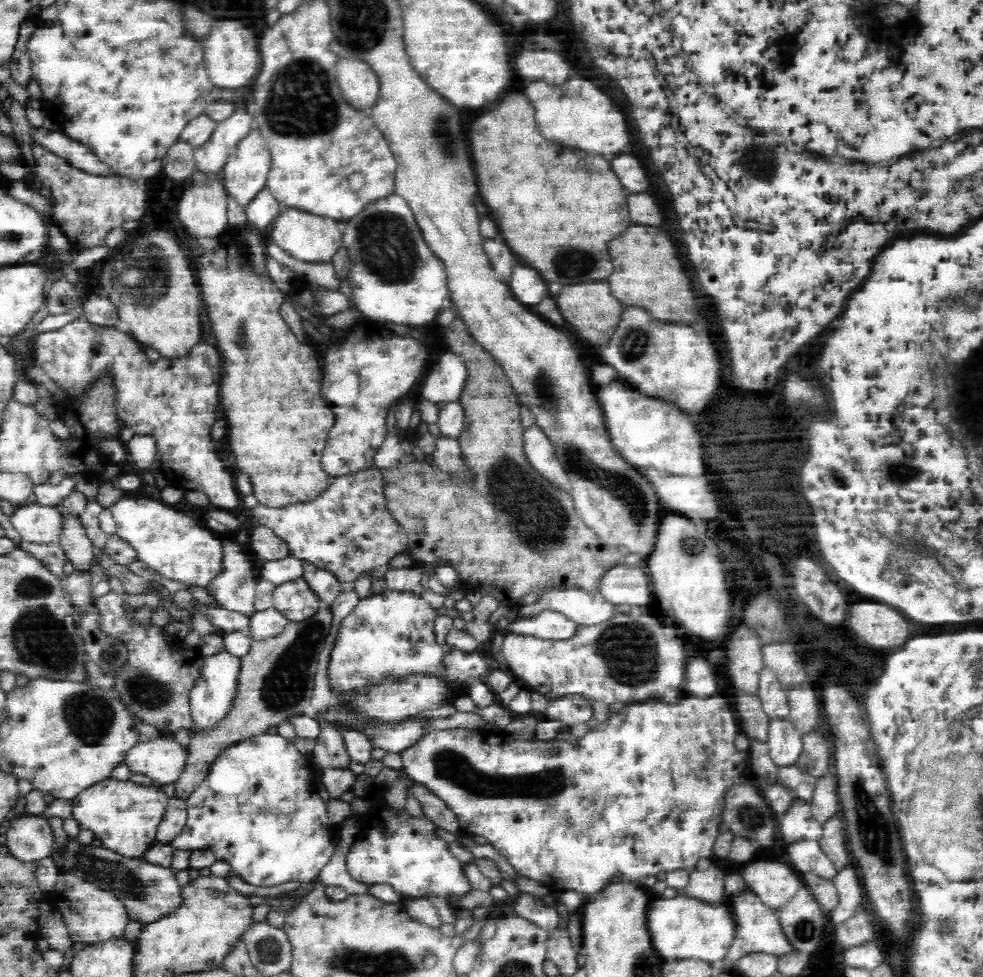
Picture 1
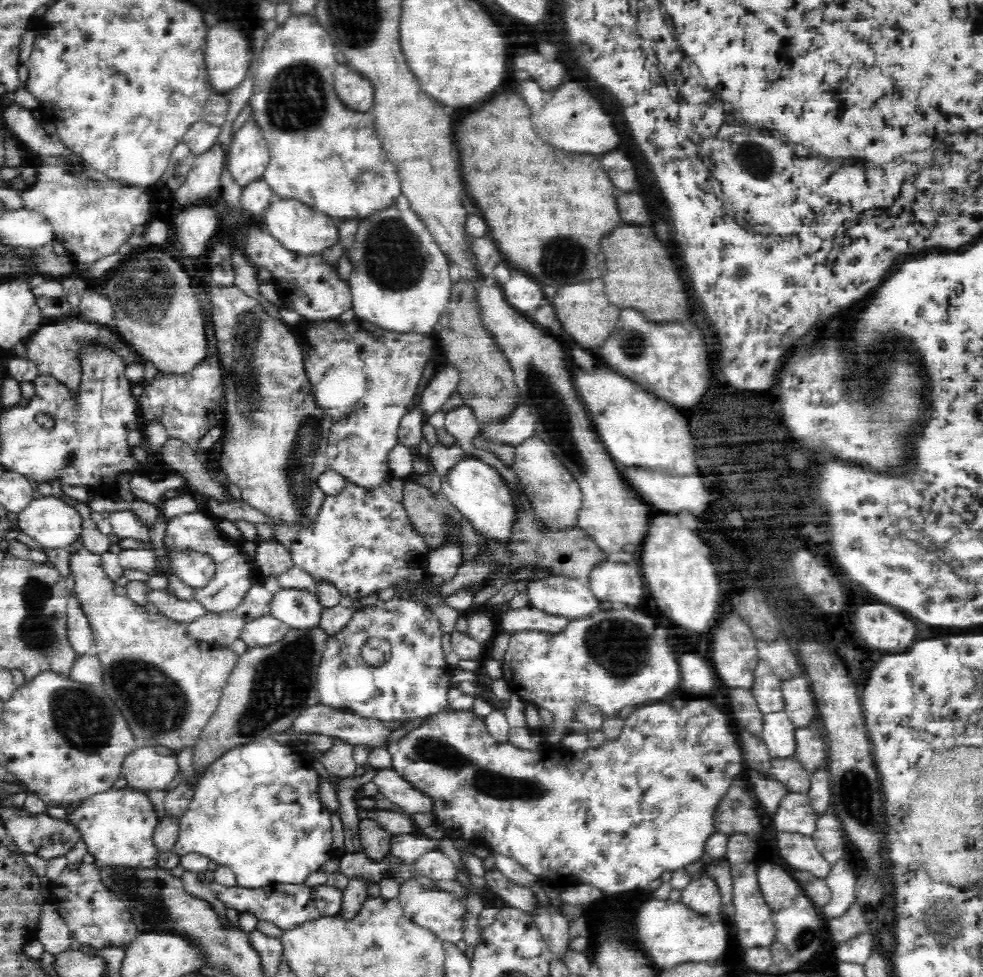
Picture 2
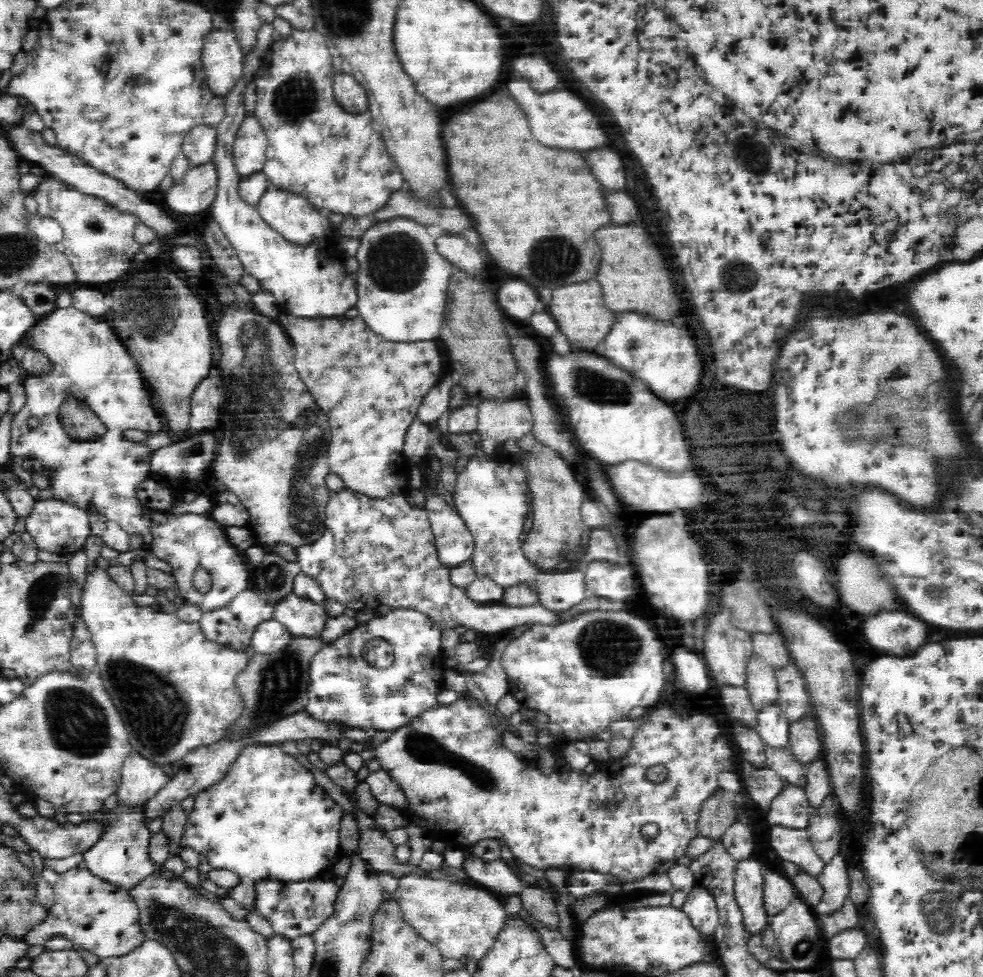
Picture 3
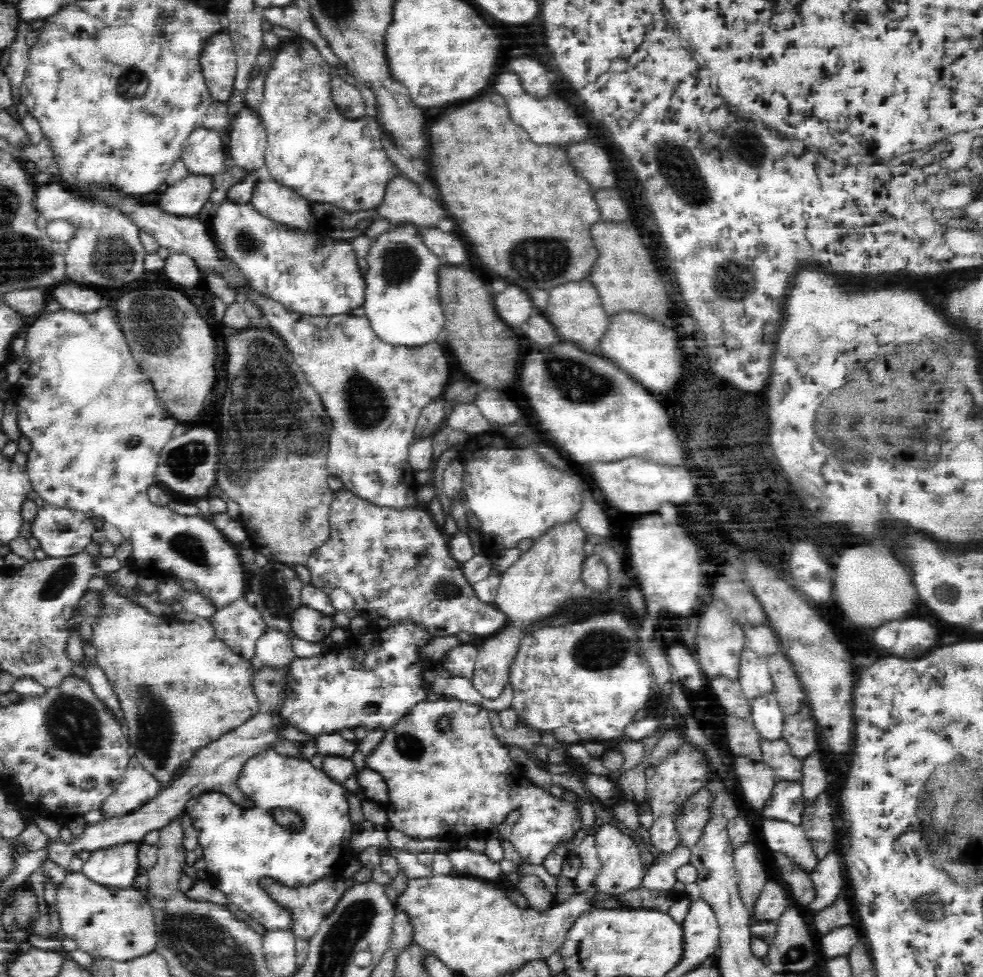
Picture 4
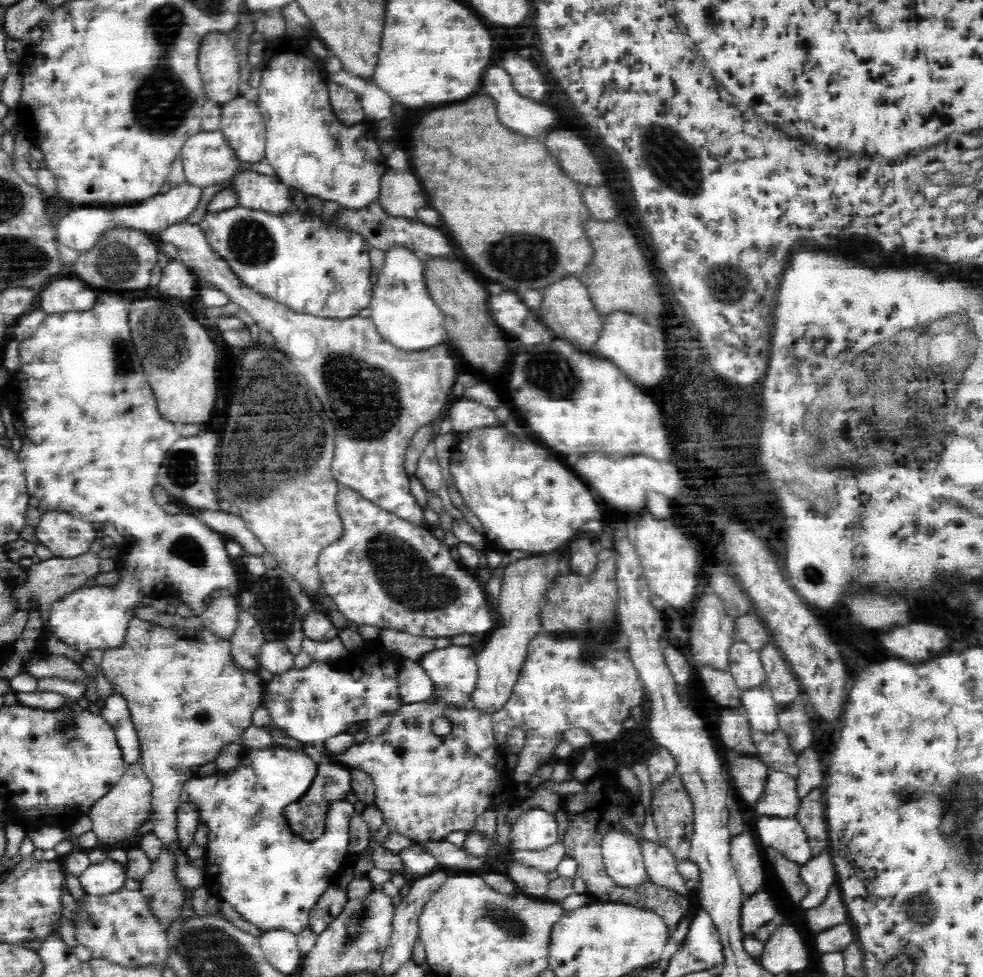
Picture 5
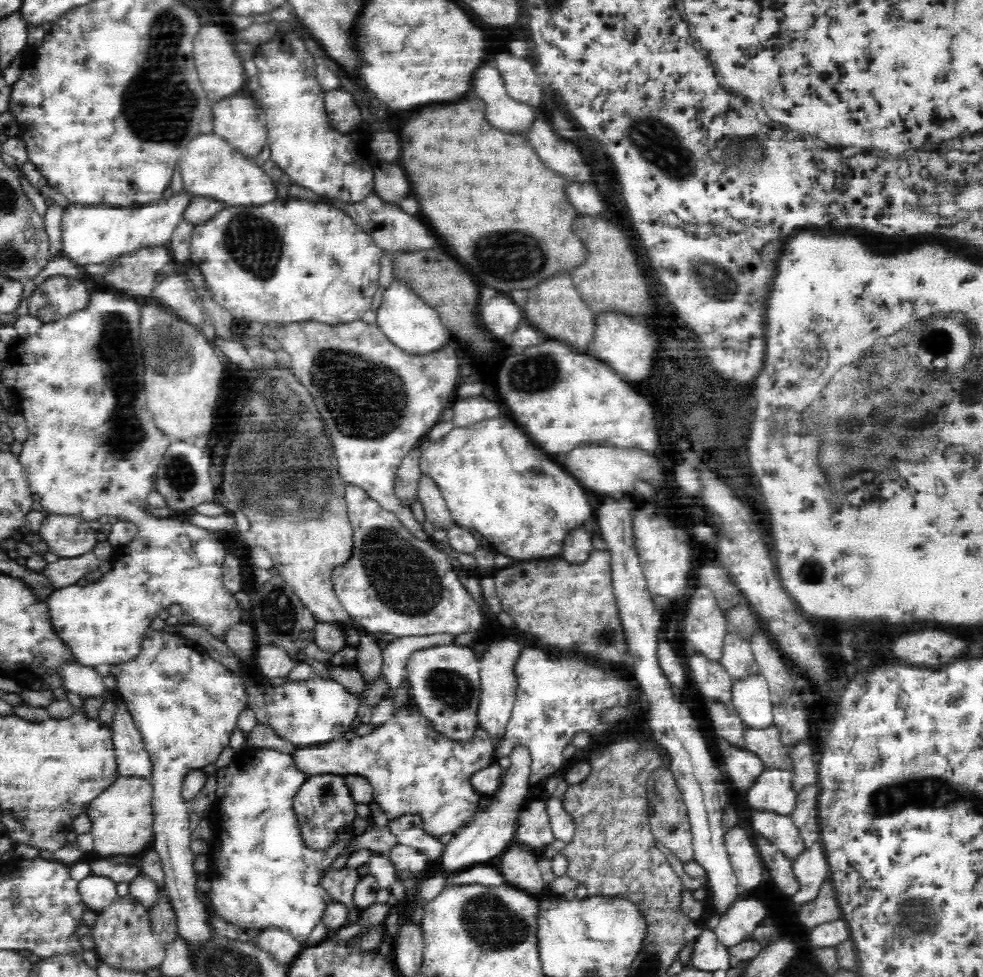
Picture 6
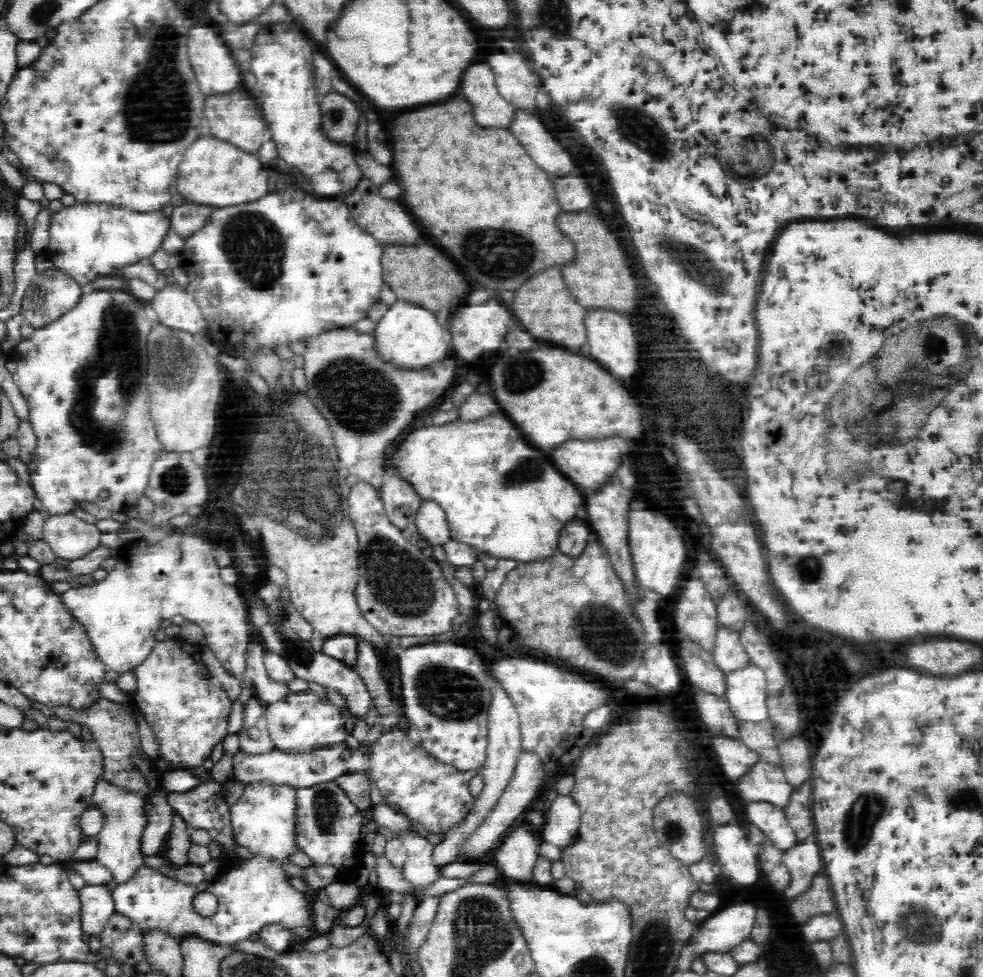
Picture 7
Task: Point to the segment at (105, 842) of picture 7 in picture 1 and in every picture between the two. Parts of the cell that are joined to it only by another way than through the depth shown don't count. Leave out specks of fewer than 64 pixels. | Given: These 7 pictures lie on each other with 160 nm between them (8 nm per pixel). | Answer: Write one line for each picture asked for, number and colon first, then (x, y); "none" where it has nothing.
1: (163, 759)
2: (144, 769)
3: (141, 778)
4: (138, 786)
5: (115, 817)
6: (122, 817)

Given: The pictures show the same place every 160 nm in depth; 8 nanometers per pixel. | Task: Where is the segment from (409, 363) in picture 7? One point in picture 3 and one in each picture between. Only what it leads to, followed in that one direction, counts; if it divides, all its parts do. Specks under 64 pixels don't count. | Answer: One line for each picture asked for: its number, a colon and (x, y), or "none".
3: (402, 280)
4: (401, 302)
5: (404, 313)
6: (407, 321)

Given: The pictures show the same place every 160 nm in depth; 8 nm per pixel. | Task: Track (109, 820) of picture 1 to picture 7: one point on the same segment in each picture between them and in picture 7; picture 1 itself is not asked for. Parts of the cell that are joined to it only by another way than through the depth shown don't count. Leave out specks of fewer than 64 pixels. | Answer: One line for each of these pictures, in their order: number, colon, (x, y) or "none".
2: (117, 826)
3: (119, 855)
4: (117, 866)
5: (107, 876)
6: (96, 891)
7: (97, 903)

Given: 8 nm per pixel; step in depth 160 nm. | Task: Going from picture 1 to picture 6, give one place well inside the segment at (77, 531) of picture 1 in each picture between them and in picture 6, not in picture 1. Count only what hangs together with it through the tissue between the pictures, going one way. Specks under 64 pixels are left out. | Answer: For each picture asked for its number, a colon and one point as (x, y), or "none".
2: (167, 686)
3: (174, 691)
4: (179, 687)
5: (186, 696)
6: (185, 703)

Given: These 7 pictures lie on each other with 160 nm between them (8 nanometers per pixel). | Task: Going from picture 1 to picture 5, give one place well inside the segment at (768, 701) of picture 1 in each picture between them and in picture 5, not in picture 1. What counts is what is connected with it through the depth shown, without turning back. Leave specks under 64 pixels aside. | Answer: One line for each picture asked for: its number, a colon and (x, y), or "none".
2: (766, 689)
3: (761, 682)
4: (754, 677)
5: (746, 667)

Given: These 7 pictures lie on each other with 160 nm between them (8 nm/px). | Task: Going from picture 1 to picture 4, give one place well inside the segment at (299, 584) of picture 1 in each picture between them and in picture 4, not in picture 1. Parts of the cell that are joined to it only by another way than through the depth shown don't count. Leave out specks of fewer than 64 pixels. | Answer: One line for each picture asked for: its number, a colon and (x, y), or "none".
2: (300, 609)
3: (303, 618)
4: (307, 624)

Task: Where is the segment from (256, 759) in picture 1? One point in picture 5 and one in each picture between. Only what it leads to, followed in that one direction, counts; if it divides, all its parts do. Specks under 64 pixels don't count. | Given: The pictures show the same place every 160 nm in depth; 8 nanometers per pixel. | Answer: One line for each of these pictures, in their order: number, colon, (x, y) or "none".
2: (256, 809)
3: (266, 819)
4: (241, 843)
5: (272, 878)

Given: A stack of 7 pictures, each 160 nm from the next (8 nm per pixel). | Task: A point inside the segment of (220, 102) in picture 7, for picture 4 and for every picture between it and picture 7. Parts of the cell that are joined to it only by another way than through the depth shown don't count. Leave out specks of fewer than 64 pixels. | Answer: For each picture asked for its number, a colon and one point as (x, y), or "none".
4: (248, 140)
5: (243, 126)
6: (238, 120)

